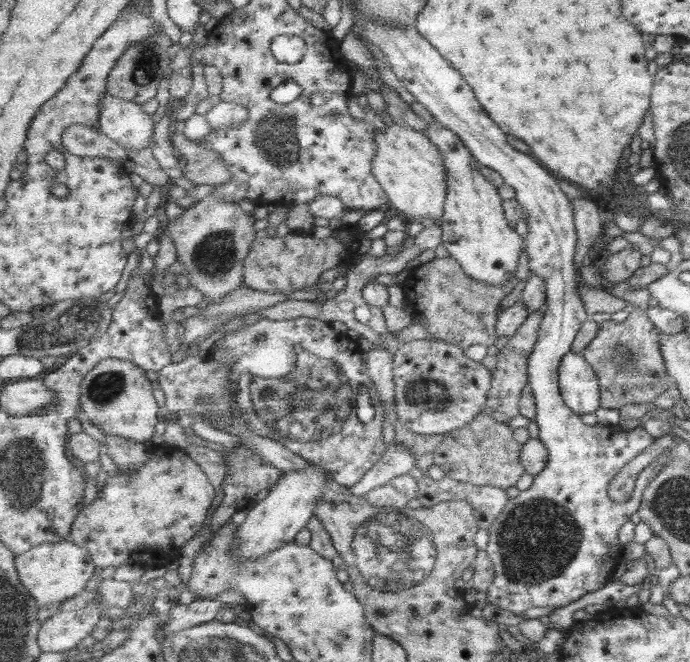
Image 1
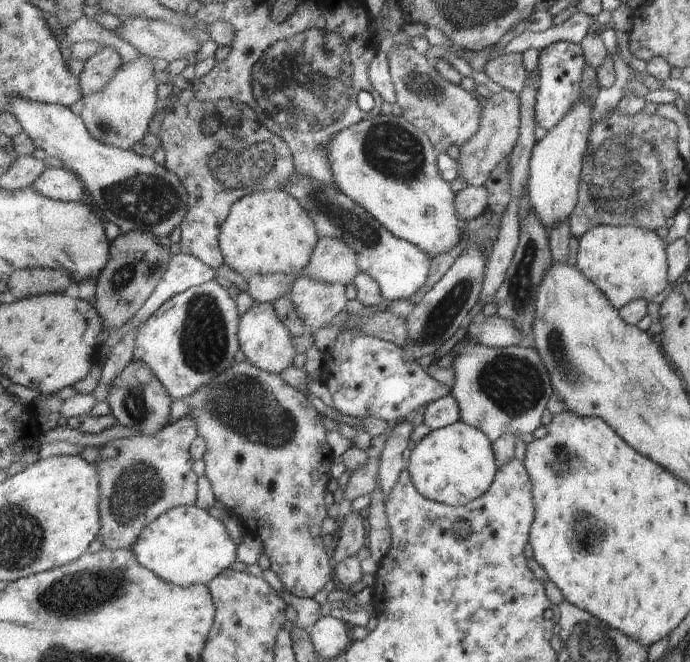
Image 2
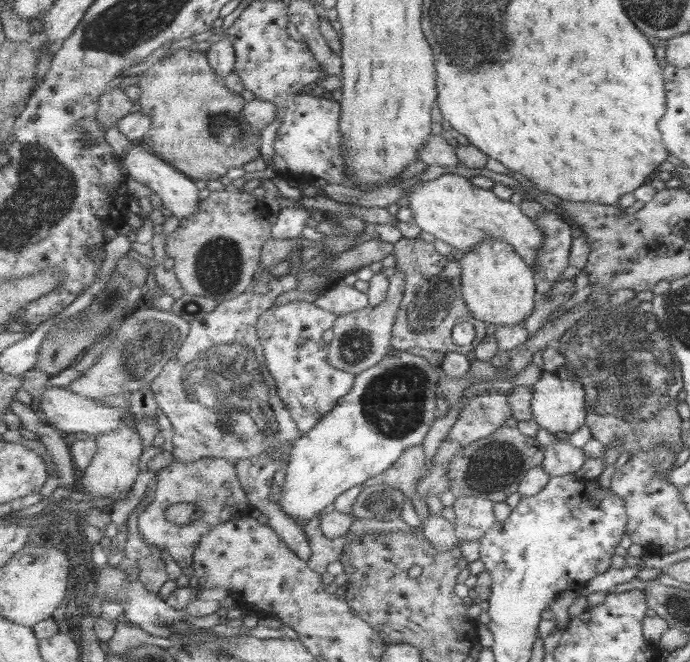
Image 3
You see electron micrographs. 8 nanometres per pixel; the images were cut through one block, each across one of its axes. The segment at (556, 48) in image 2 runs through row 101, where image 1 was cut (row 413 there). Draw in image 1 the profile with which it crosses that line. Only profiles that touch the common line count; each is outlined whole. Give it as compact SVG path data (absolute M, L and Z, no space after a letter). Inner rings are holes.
M358 11L355 15L363 26L363 34L366 39L376 44L389 59L393 72L397 78L413 94L418 102L423 104L431 114L446 127L456 131L464 143L474 151L474 155L483 166L490 166L506 178L510 186L516 188L520 203L529 213L529 233L525 238L528 241L526 251L530 257L530 269L532 275L546 278L546 289L548 289L548 302L546 314L544 314L543 328L540 334L539 344L531 356L531 386L534 389L539 408L536 421L540 423L540 438L550 449L549 463L546 469L537 476L535 484L528 490L522 491L518 498L513 498L508 503L506 510L498 517L490 530L490 541L487 547L488 554L494 561L496 567L496 582L492 584L487 592L488 601L496 606L510 610L516 615L532 607L564 608L567 604L578 600L580 596L594 592L602 586L606 586L610 572L618 566L622 558L622 543L618 540L618 530L624 522L630 520L630 516L640 508L643 492L648 484L660 473L666 462L652 462L640 474L635 482L631 497L616 502L608 495L610 481L634 458L642 454L654 438L646 432L644 426L628 431L618 425L594 426L585 424L579 413L572 411L564 400L561 391L561 366L564 355L572 349L572 342L579 335L580 326L586 320L584 304L580 300L580 294L576 292L576 280L574 280L574 248L577 248L579 240L576 240L574 232L575 212L572 212L571 201L566 198L560 177L544 165L534 154L520 151L508 140L509 134L504 132L500 124L486 112L479 98L476 98L474 88L466 82L462 72L452 68L452 64L440 54L440 50L420 33L417 26L390 25L382 17L374 17L368 21L368 15Z

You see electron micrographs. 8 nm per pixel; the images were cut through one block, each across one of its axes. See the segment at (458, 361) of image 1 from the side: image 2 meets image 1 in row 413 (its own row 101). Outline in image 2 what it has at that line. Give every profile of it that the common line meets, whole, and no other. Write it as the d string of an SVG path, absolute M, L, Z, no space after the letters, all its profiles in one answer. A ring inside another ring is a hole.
M394 45L389 59L404 116L431 137L439 153L448 152L452 146L460 147L478 134L485 110L472 91L444 78L430 59L412 46Z

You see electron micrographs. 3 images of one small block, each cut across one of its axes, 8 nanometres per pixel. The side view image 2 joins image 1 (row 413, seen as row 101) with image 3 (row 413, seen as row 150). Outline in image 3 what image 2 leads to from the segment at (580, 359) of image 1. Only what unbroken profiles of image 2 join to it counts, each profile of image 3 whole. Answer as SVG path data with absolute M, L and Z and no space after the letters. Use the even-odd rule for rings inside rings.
M544 371L533 387L535 391L533 411L535 419L541 427L550 429L554 434L558 432L573 433L586 423L587 391L577 380L568 380L558 372Z

